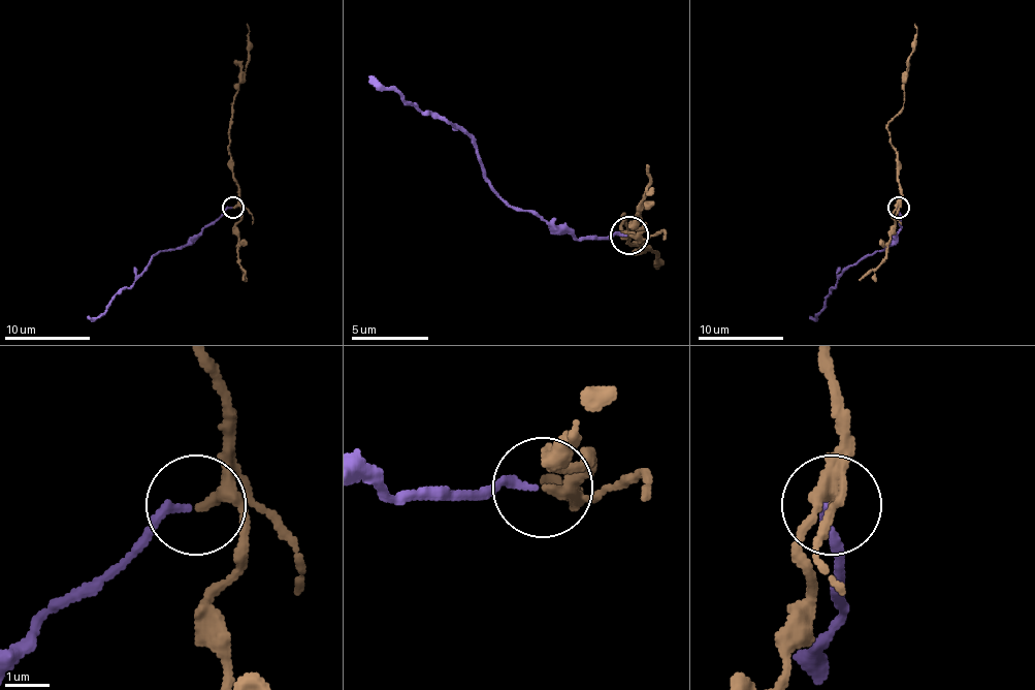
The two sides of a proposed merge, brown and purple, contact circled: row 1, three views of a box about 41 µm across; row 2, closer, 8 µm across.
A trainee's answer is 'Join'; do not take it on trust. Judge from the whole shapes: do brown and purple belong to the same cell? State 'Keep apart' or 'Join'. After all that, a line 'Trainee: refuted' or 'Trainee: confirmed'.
Keep apart
Trainee: refuted

